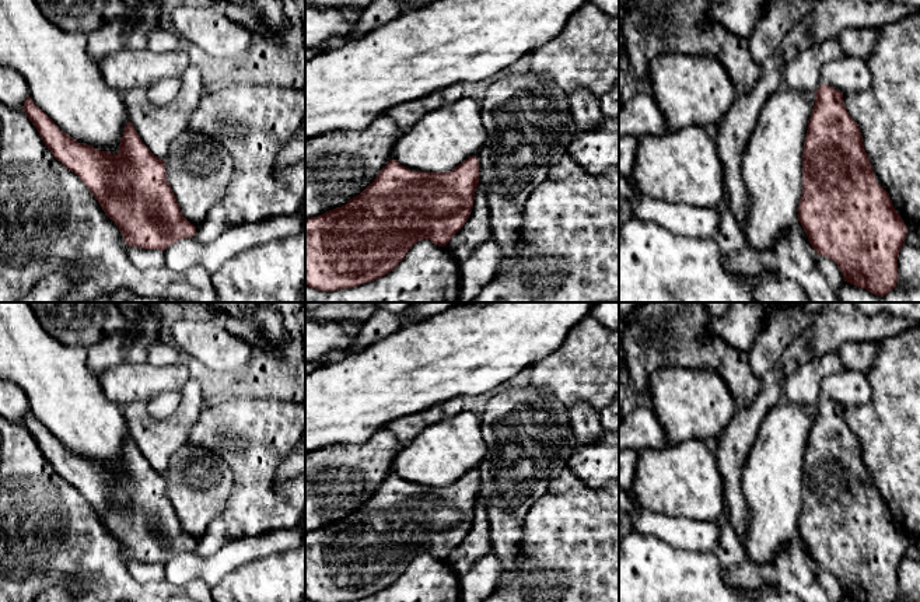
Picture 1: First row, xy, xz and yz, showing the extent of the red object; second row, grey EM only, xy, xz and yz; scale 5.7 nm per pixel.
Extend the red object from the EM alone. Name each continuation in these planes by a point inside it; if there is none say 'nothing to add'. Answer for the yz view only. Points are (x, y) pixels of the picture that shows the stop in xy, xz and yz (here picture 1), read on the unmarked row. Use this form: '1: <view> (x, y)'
nothing to add

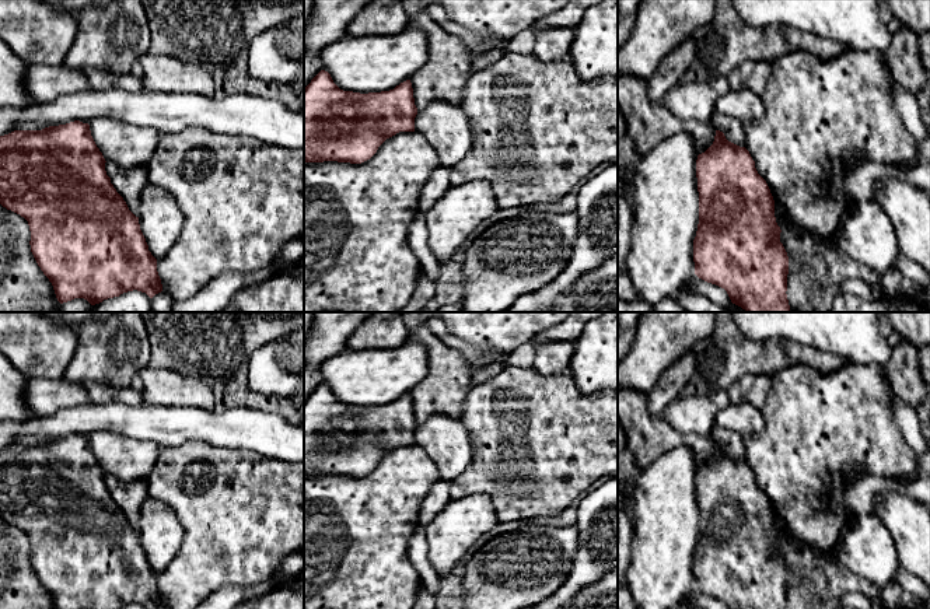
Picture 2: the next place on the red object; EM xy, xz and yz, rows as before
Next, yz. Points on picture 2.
nothing to add

